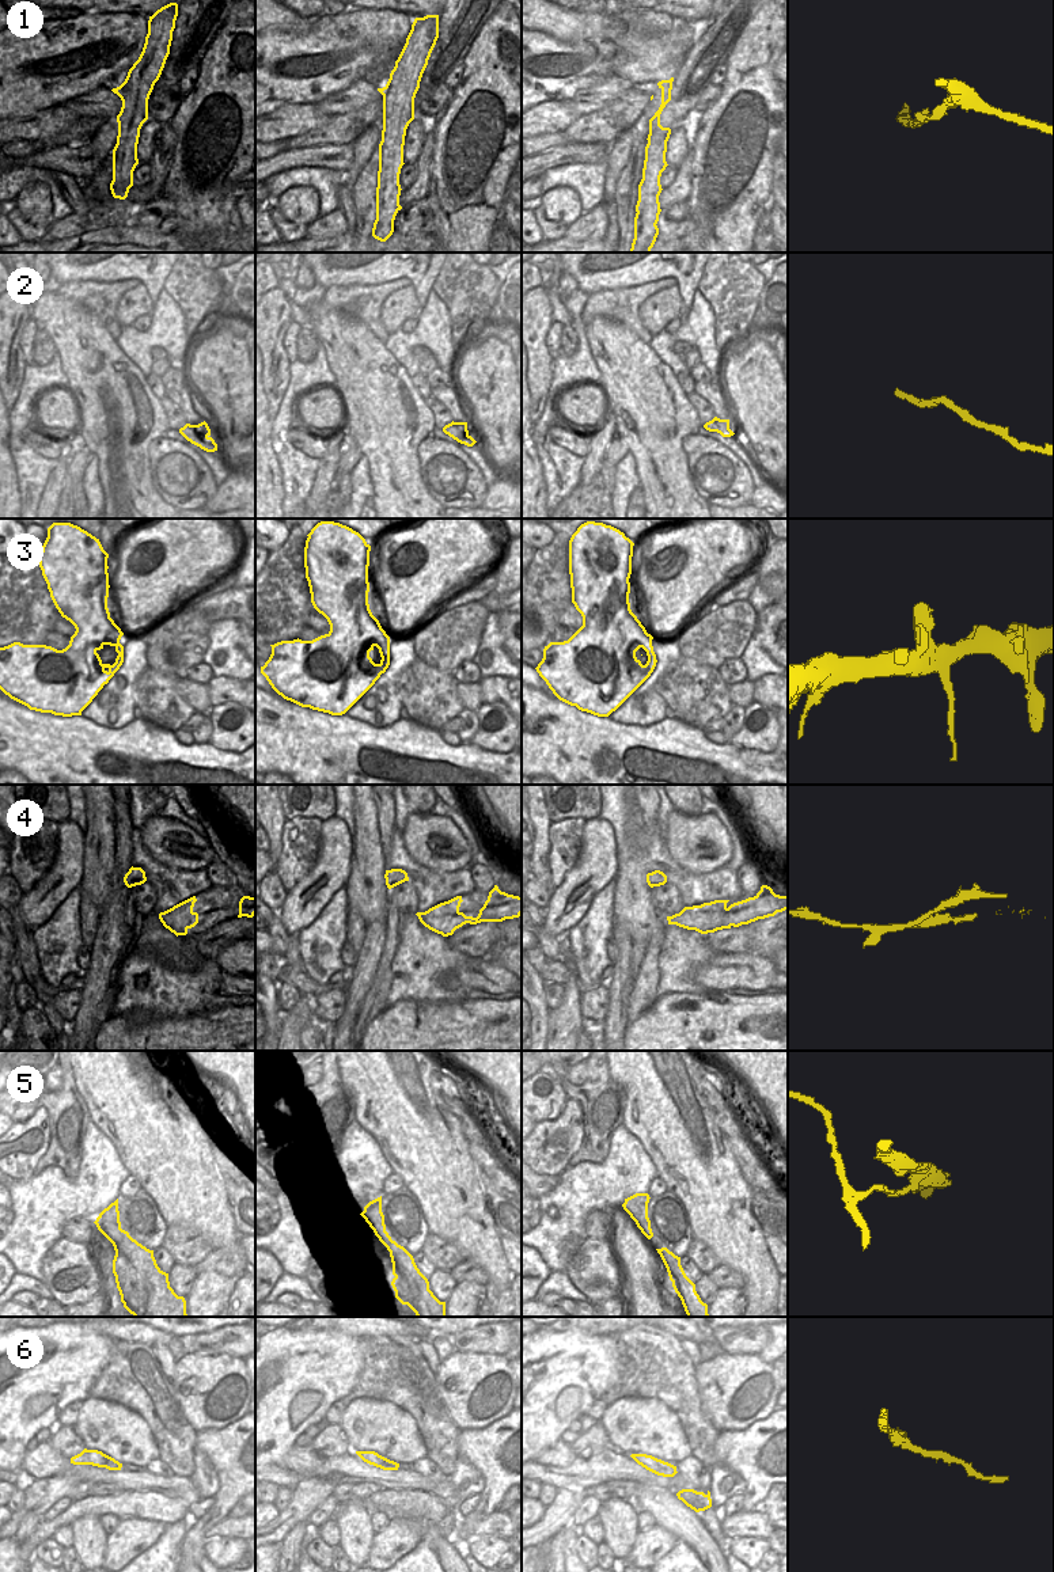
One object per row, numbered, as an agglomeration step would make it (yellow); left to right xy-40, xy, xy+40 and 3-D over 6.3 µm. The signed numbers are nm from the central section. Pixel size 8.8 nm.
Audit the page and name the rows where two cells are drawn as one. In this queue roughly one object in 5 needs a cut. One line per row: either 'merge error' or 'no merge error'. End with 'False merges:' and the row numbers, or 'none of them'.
1: no merge error
2: no merge error
3: no merge error
4: no merge error
5: merge error
6: no merge error
False merges: 5

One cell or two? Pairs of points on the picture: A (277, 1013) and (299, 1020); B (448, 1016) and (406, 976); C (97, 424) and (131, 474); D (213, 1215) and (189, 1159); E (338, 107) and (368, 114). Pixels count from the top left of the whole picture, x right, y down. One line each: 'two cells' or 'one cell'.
A: two cells
B: two cells
C: one cell
D: one cell
E: two cells

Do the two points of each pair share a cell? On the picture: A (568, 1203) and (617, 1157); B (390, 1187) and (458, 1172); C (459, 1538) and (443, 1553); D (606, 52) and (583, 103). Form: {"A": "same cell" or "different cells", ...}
{"A": "different cells", "B": "different cells", "C": "different cells", "D": "different cells"}

